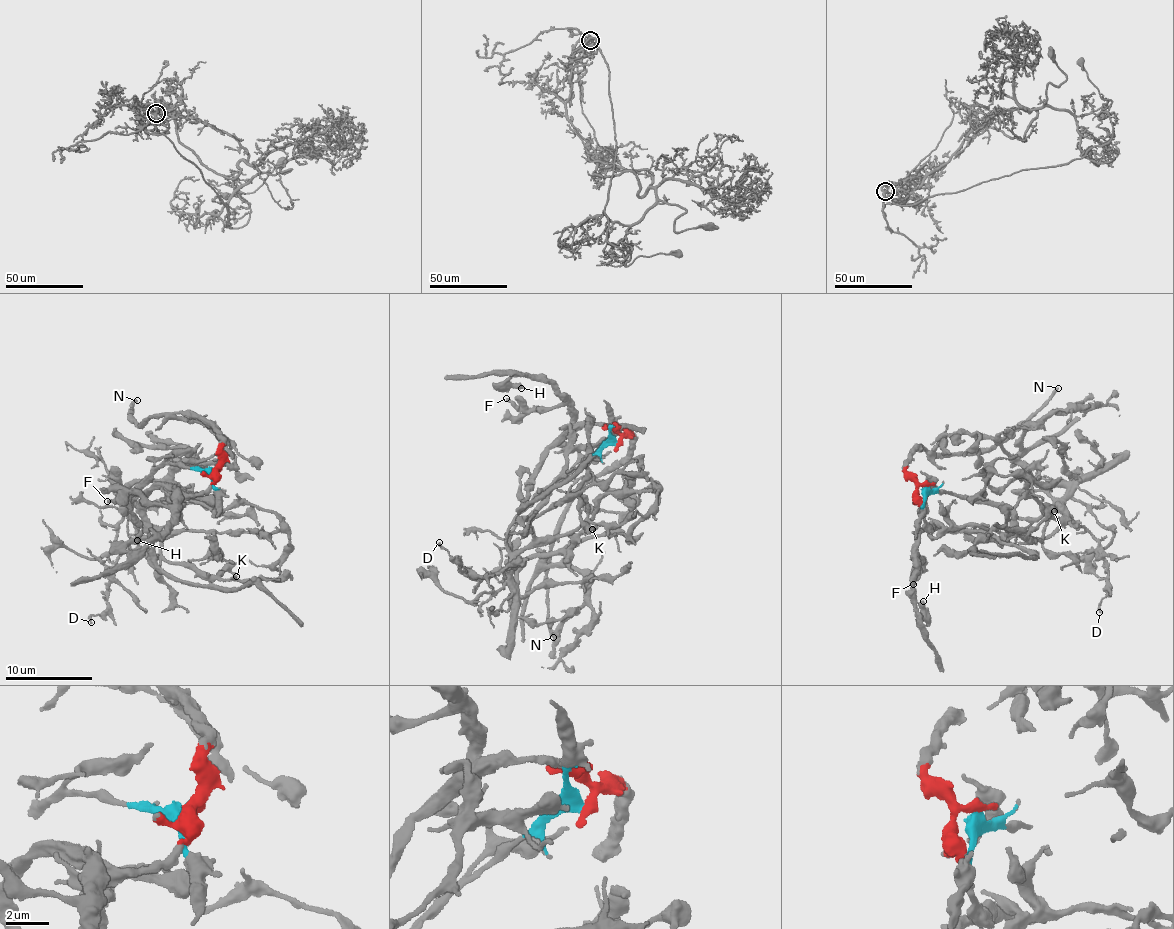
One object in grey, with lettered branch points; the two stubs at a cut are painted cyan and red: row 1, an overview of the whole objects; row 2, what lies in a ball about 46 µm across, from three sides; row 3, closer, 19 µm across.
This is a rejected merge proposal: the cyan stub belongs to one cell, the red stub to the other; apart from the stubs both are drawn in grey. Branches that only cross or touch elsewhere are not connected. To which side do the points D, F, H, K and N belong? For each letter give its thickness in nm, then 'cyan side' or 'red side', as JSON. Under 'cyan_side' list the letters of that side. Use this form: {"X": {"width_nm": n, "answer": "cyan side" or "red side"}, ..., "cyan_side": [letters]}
{"D": {"width_nm": 170, "answer": "cyan side"}, "F": {"width_nm": 280, "answer": "red side"}, "H": {"width_nm": 480, "answer": "red side"}, "K": {"width_nm": 180, "answer": "cyan side"}, "N": {"width_nm": 280, "answer": "red side"}, "cyan_side": ["D", "K"]}

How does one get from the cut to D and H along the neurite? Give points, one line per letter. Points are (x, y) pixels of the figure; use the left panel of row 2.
D: (215, 469), (163, 464), (133, 494), (124, 509), (138, 541), (122, 551), (107, 610), (92, 622)
H: (217, 469), (205, 490), (180, 490), (172, 525), (138, 552), (124, 548), (137, 540)

